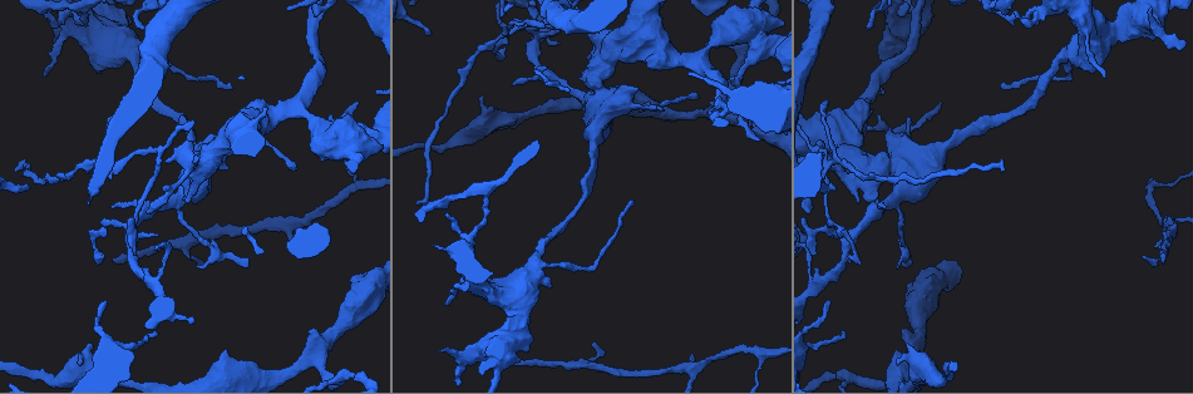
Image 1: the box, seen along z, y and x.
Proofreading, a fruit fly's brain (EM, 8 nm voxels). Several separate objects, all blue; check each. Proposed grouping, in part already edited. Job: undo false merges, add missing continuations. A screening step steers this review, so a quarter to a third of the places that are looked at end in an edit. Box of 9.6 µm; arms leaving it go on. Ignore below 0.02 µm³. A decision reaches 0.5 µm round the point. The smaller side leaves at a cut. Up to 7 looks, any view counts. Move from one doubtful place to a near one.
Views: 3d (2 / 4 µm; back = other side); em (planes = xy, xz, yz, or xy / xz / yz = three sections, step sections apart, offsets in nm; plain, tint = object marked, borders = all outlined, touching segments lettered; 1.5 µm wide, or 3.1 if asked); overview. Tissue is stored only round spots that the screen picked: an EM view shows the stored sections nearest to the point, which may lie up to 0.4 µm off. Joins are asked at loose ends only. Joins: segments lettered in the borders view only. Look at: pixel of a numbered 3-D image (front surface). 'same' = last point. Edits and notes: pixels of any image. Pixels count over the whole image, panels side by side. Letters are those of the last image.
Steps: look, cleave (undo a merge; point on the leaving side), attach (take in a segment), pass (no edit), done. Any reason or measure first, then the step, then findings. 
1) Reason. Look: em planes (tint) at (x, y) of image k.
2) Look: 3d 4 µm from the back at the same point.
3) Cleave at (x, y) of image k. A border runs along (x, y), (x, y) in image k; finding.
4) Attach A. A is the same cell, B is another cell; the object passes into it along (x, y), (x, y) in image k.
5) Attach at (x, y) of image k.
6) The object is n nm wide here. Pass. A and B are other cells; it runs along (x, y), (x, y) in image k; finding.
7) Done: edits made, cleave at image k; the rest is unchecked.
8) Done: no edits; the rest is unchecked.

Look: em planes (borders) at (516, 363) of image 1.

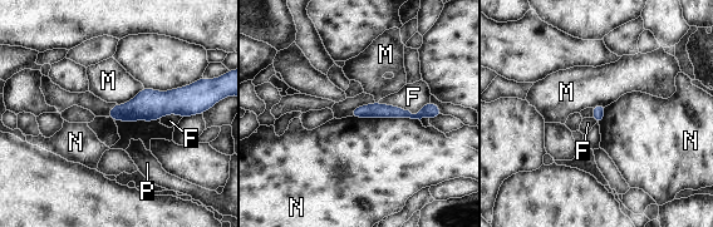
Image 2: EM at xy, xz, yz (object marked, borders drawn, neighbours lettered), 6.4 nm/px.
The longest contact is with N, 440 nm. Pass. F, M, N and P are other cells; a border runs along (352, 116), (409, 117), (419, 121) in image 2; no lettered segment goes on from it.

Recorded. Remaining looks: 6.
Free end. Look: 3d 2 µm at (427, 34) of image 1.

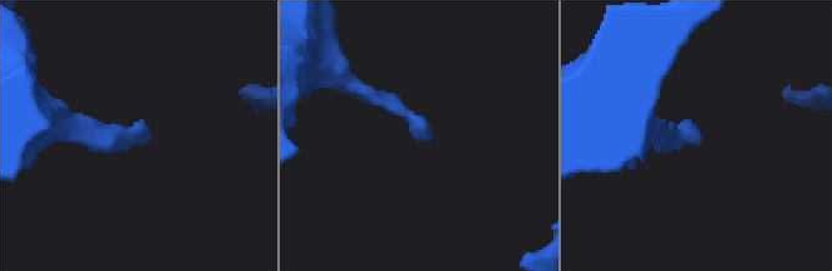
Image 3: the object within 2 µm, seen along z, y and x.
Look: em yz step 8 (borders) at (424, 141) of image 3.

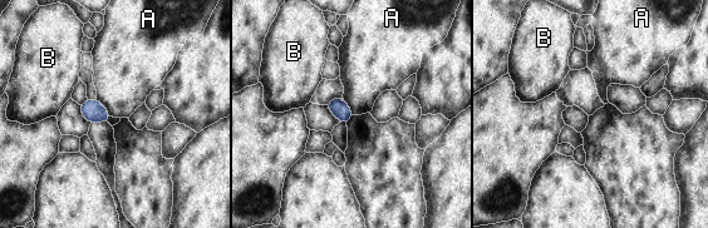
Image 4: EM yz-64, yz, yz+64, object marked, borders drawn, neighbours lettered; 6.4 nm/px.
Pass. A and B are other cells; no lettered segment goes on from it.

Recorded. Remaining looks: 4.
Branch stops here. Look: em planes (borders) at (500, 13) of image 1.

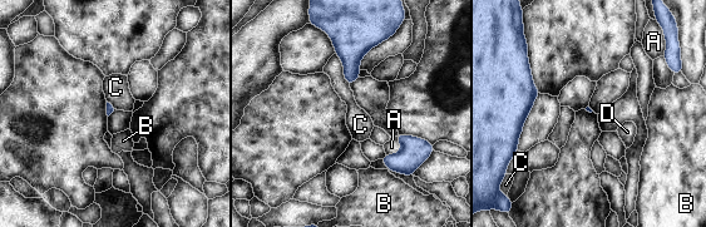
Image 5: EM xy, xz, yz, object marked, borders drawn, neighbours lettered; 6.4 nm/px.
The longest contact is with C, 220 nm. Pass. A, B, C and D are other cells; a border runs along (335, 54), (349, 85) in image 5; no lettered segment goes on from it.

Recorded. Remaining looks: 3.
Done: no edits; the rest is unchecked.

